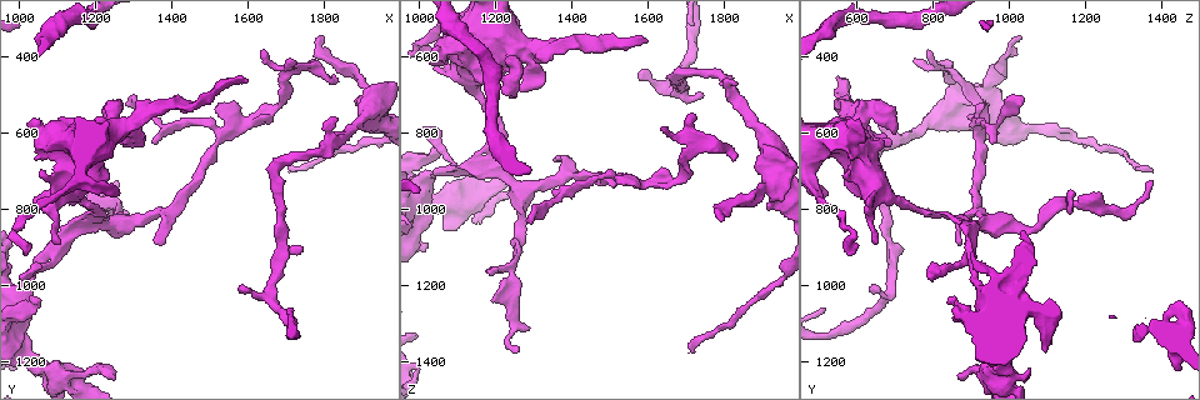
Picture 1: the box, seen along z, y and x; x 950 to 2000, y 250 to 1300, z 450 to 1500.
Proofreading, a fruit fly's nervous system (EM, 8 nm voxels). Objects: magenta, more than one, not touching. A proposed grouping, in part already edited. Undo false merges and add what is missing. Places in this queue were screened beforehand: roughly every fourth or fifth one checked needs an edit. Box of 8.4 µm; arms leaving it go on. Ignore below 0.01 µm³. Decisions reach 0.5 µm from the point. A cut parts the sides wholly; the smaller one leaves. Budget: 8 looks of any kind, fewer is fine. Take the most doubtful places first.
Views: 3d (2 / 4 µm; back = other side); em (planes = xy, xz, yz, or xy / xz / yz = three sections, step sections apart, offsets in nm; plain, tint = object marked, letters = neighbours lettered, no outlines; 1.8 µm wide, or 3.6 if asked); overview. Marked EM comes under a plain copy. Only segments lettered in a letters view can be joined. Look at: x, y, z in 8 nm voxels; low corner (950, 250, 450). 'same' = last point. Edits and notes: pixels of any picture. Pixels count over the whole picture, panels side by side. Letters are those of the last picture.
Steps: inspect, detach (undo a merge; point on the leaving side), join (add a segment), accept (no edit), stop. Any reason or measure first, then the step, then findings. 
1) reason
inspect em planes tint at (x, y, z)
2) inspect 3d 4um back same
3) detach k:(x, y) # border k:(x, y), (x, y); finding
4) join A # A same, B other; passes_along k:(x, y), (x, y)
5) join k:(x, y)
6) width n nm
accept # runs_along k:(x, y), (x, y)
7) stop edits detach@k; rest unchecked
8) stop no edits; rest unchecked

inspect 3d 2um back at (1830, 555, 665)

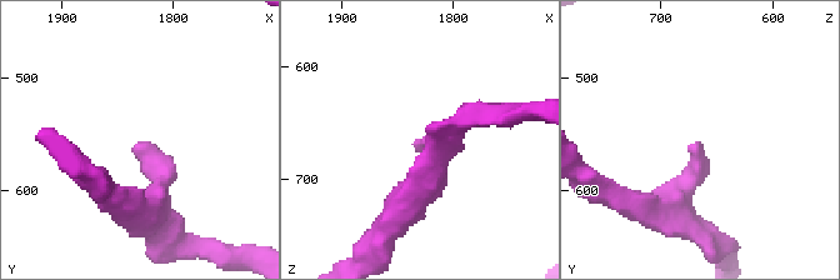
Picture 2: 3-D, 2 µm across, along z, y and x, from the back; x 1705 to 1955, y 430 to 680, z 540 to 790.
now the EM
inspect em yz step 16 tint at (1838, 558, 670)

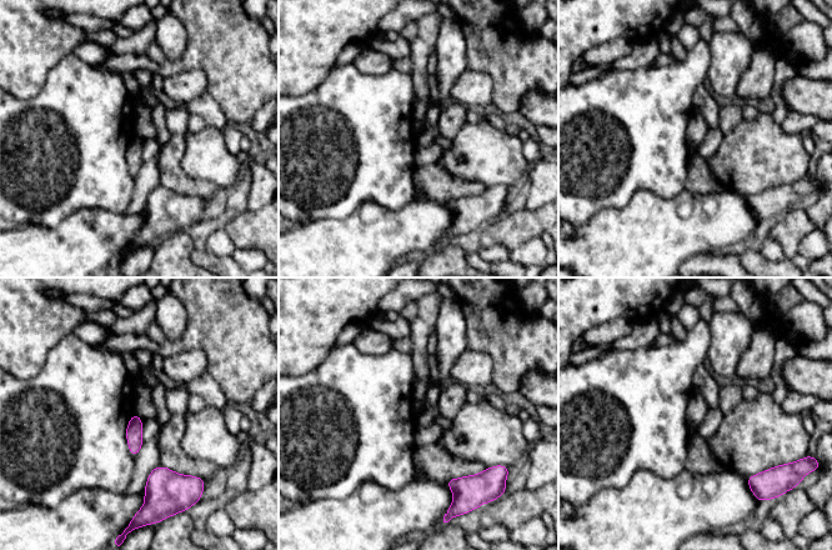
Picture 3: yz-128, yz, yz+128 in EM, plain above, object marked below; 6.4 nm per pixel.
inspect em planes letters same

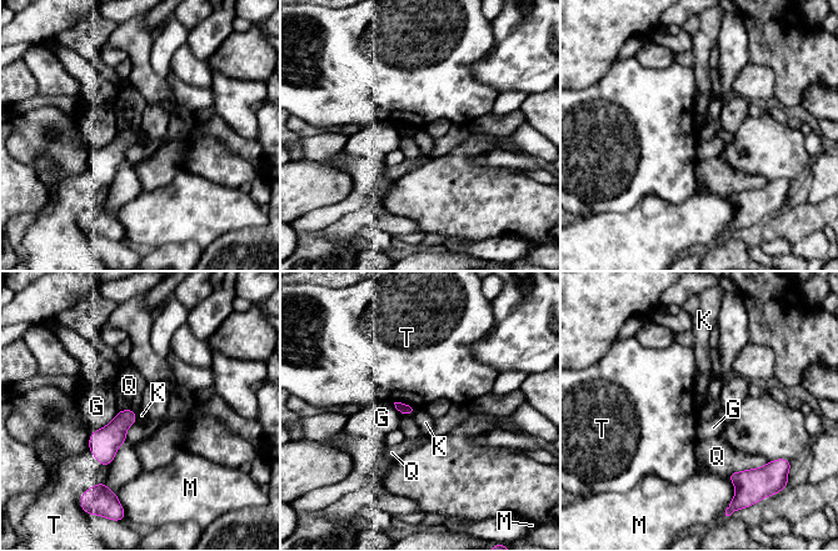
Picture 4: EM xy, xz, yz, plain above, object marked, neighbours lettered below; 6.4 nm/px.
accept # G other, K other, M other, Q other, T other; border 4:(134, 410), (138, 419); no lettered segment goes on from it

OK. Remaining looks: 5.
tapers out
inspect em yz step 8 letters at (1705, 695, 1365)

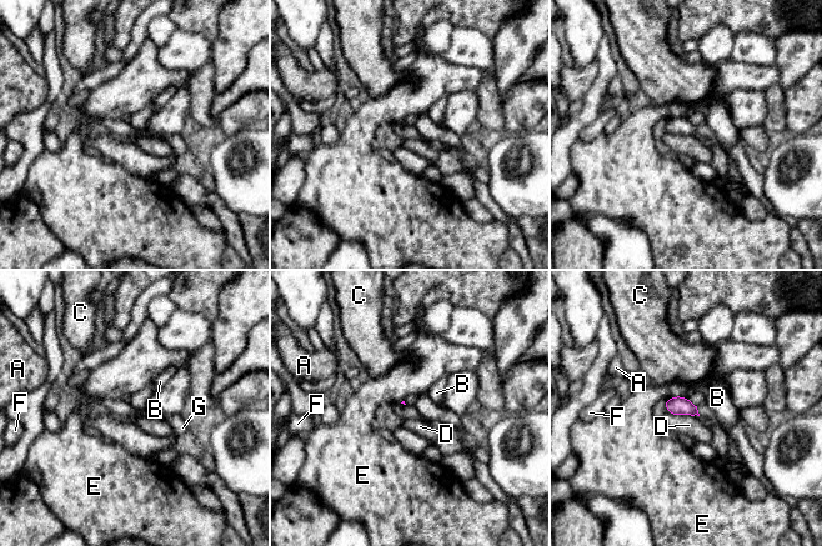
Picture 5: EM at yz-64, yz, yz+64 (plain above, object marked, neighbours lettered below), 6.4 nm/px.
another direction
inspect em planes letters same

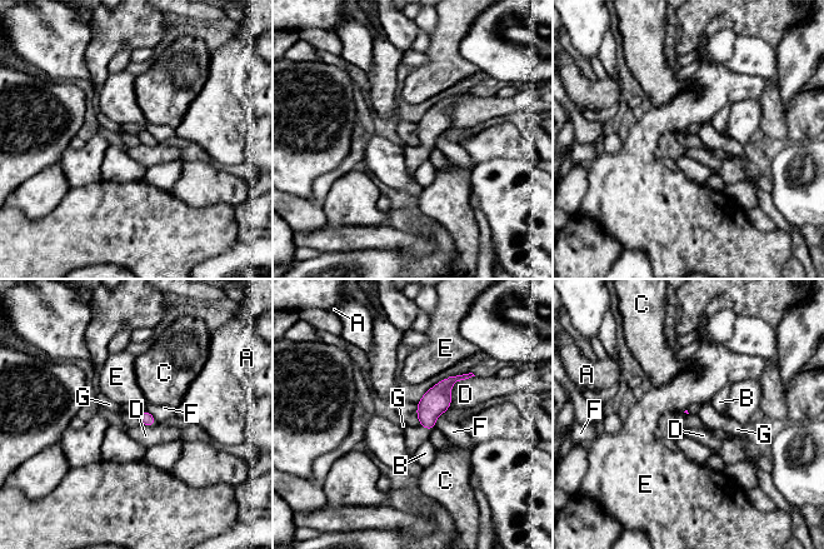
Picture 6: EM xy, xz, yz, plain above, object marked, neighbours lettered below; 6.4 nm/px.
join G # A other, B other, C other, D other, E other, F other, G same; it goes on there

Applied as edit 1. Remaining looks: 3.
inspect em xy step 8 letters at (1790, 340, 1035)

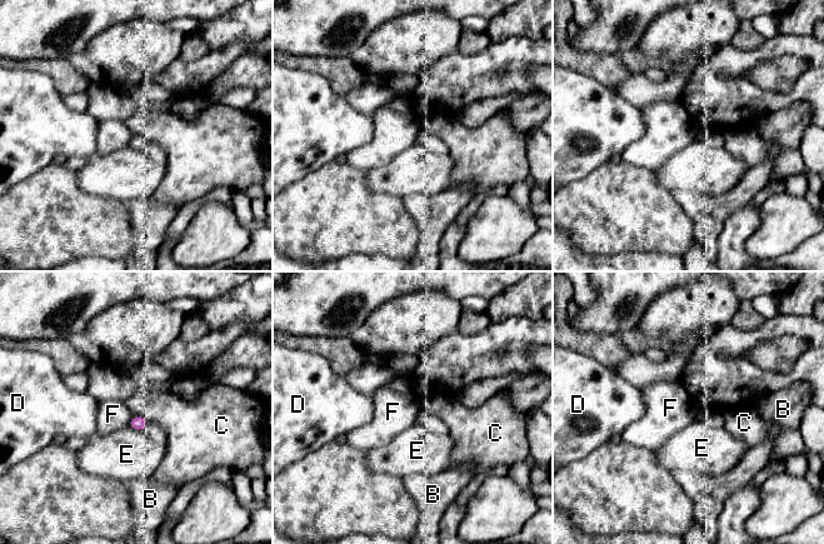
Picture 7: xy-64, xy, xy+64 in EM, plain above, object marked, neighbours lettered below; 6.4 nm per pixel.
inspect em planes letters same

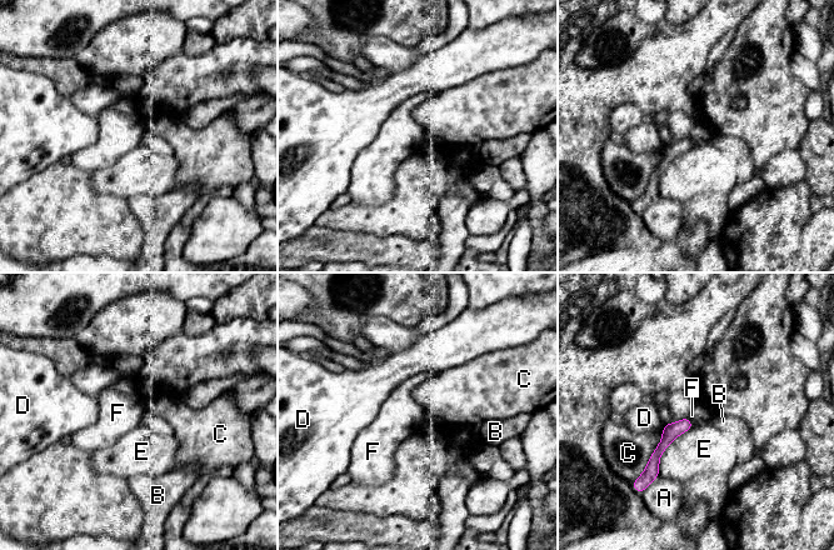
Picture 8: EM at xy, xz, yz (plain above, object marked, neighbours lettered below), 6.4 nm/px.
accept # A other, B other, C other, D other, E other, F other; border 8:(688, 416), (694, 425); no lettered segment goes on from it

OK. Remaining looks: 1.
stop edits join@6; rest unchecked

